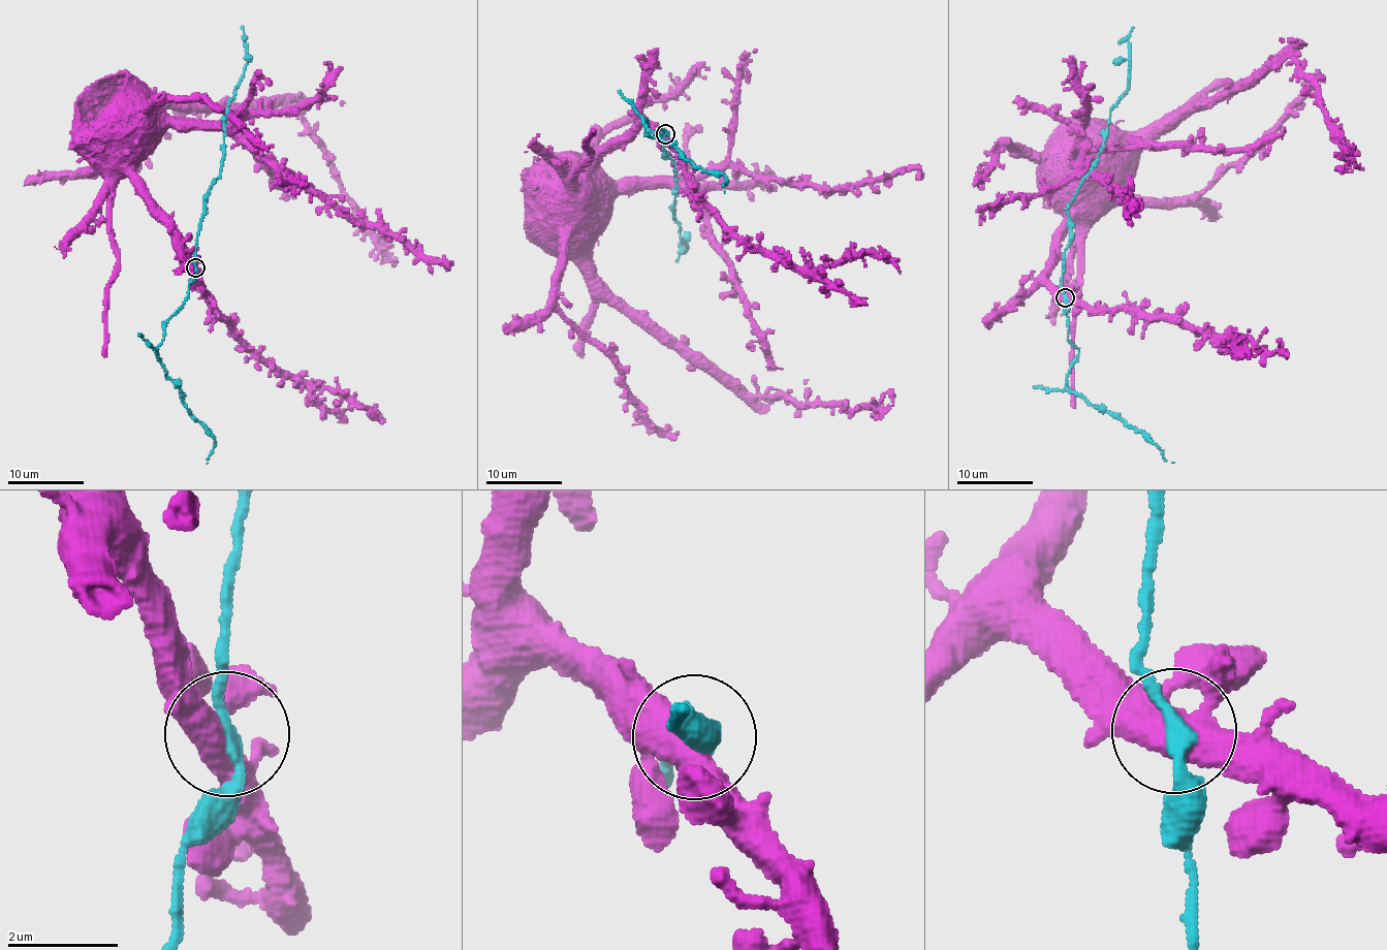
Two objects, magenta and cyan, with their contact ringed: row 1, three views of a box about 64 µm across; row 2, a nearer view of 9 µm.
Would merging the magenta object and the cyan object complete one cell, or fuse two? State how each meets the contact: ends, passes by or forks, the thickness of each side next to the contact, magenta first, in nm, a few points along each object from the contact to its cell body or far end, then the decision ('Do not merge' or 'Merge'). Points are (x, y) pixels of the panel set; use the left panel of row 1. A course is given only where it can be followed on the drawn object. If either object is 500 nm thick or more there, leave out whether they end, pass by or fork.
At the ring magenta forks. At the ring cyan passes by. Thickness 460 nm (magenta) against 220 nm. Course of magenta: (194, 267), (179, 230), (150, 197), (144, 182), (125, 167), (131, 109). Course of cyan: (194, 267), (203, 195), (220, 175), (227, 101), (247, 62), (241, 27). Merge

